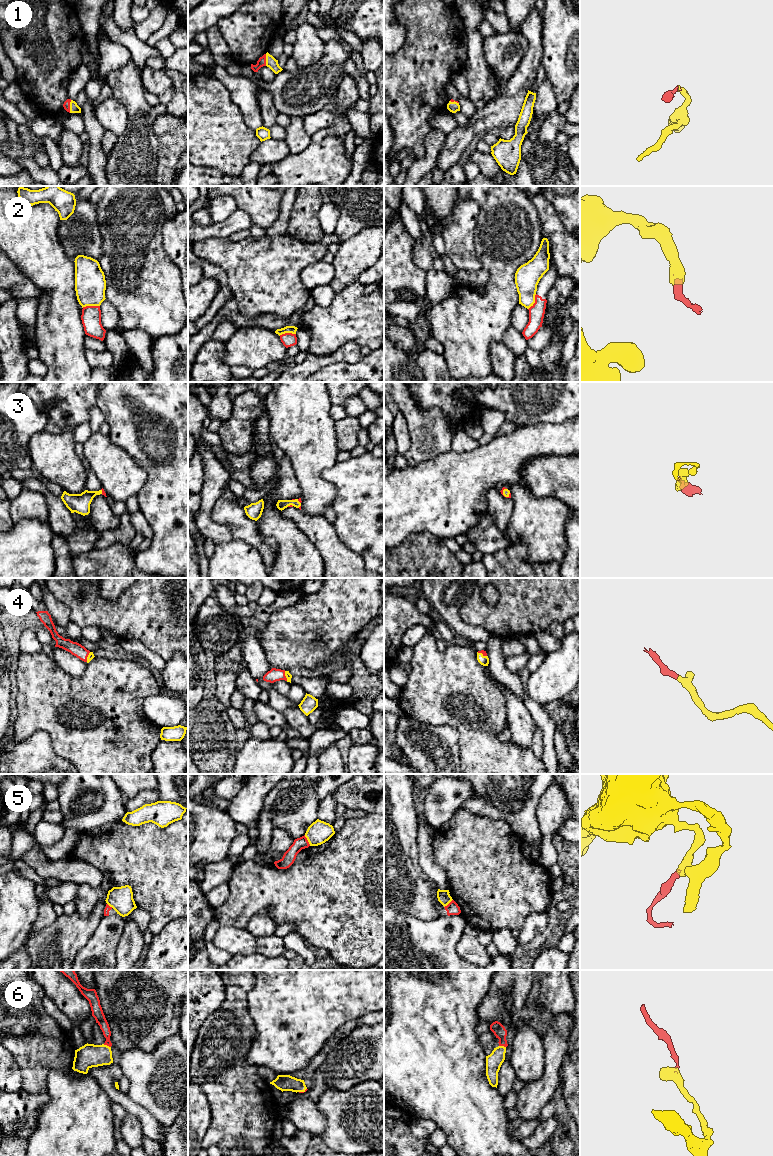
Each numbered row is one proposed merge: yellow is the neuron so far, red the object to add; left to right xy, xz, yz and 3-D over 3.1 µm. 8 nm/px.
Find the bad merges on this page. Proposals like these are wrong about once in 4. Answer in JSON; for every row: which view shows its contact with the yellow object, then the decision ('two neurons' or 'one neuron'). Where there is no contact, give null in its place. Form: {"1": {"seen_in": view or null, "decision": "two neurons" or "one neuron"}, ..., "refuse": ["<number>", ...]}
{"1": {"seen_in": "xy", "decision": "one neuron"}, "2": {"seen_in": "xy", "decision": "two neurons"}, "3": {"seen_in": "yz", "decision": "one neuron"}, "4": {"seen_in": "yz", "decision": "one neuron"}, "5": {"seen_in": "xz", "decision": "two neurons"}, "6": {"seen_in": "xy", "decision": "one neuron"}, "refuse": ["2", "5"]}

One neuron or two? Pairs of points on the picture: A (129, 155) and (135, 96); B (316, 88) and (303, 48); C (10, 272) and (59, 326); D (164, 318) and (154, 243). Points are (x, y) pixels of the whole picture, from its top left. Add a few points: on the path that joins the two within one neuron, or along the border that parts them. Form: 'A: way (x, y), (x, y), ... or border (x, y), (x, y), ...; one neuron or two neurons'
A: way (135, 140), (135, 111); one neuron
B: border (324, 48), (322, 56), (316, 62), (299, 68); two neurons
C: border (25, 276), (41, 292), (39, 297); two neurons
D: way (152, 299), (152, 262); one neuron

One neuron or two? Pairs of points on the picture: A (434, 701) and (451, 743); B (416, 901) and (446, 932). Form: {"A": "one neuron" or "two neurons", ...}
{"A": "two neurons", "B": "two neurons"}

